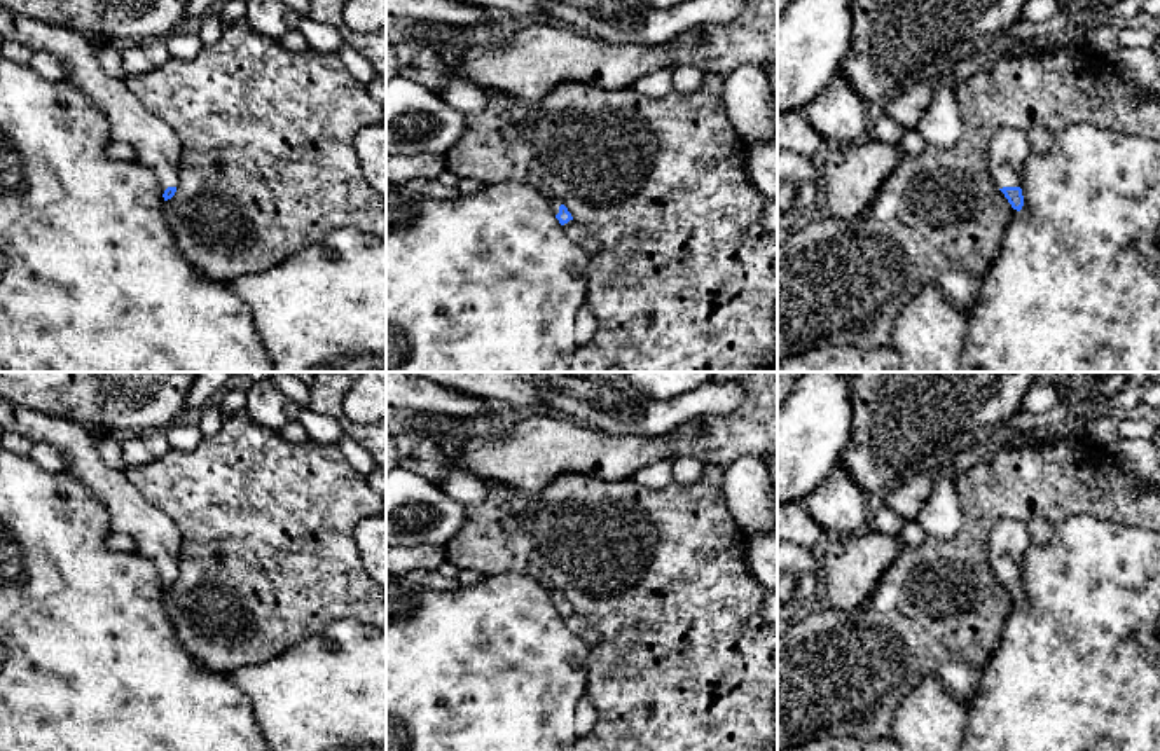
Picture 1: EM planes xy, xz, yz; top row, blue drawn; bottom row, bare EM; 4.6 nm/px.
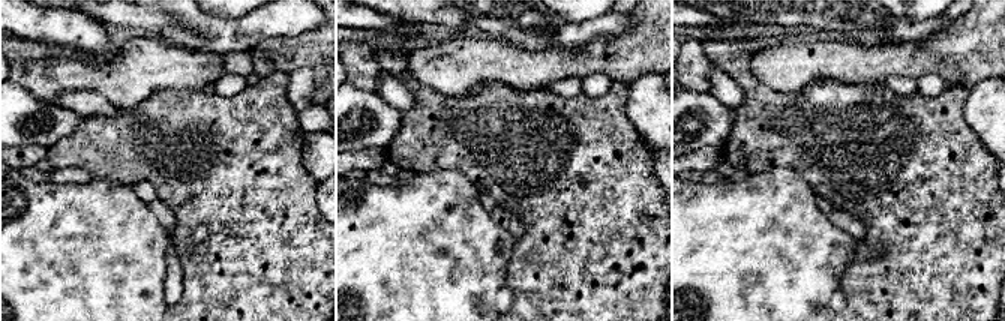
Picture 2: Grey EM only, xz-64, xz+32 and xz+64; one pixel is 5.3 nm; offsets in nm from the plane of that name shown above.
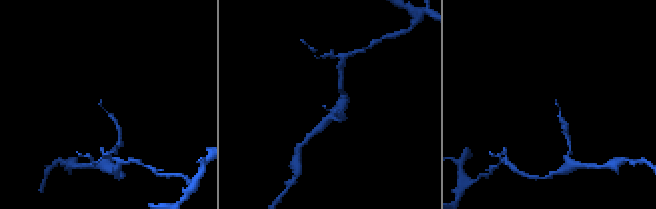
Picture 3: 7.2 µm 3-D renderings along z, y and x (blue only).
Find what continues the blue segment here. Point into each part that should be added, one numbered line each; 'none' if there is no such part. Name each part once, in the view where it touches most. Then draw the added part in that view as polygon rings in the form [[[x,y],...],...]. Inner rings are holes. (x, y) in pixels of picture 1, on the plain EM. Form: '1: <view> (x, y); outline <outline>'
1: yz (1010, 540); outline [[[1001,517],[991,531],[991,564],[998,580],[1020,578],[1024,555],[1032,547],[1025,522]]]

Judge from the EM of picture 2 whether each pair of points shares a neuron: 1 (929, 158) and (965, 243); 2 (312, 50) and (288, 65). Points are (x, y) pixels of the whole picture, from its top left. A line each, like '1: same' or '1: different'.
1: same
2: same

